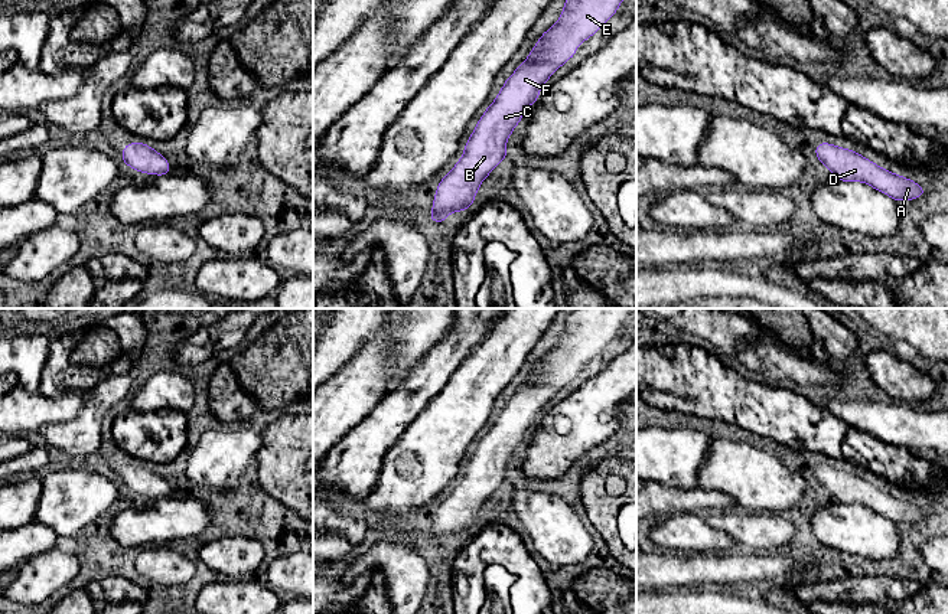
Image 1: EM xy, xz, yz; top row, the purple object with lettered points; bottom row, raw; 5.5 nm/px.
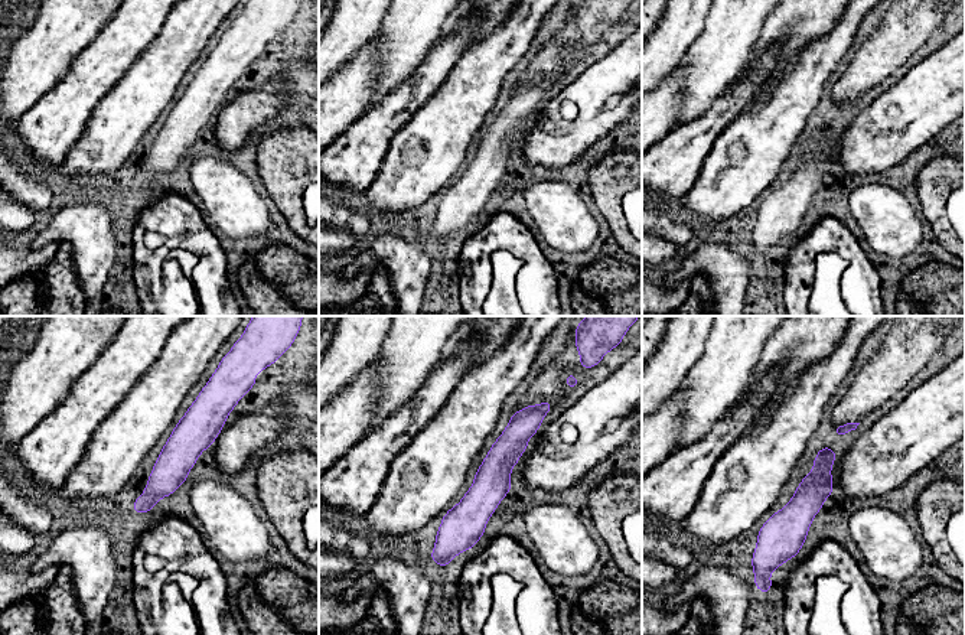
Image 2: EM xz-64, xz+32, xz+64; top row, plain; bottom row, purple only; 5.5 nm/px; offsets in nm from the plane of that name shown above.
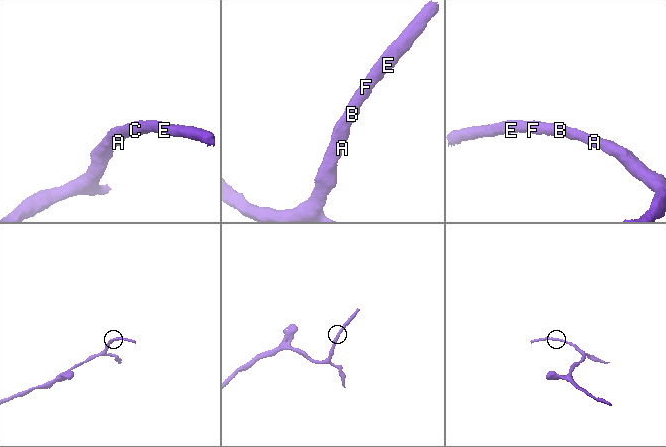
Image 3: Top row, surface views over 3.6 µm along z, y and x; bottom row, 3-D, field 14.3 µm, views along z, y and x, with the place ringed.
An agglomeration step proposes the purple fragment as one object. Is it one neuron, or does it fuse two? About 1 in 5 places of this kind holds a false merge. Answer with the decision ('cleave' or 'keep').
keep

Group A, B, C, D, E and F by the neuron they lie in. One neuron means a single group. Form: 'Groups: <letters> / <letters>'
Groups: A B C D E F

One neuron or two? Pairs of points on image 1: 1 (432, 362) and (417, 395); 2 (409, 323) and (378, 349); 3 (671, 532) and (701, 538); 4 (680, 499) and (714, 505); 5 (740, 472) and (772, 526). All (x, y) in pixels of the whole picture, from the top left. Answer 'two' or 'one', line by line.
1: one
2: two
3: one
4: one
5: two

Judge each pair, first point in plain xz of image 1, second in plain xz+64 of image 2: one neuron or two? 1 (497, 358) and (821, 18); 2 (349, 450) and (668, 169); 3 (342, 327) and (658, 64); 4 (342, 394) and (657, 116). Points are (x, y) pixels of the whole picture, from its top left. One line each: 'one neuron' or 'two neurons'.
1: two neurons
2: one neuron
3: one neuron
4: one neuron

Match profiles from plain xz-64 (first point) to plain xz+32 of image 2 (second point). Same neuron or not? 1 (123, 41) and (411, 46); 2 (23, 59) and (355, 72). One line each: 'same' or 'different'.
1: different
2: same

